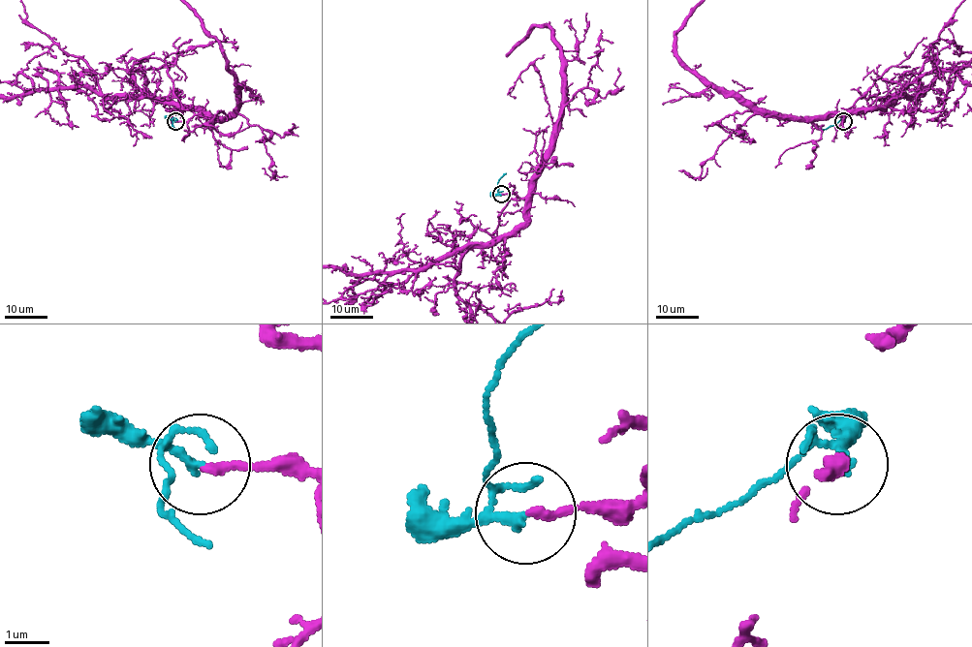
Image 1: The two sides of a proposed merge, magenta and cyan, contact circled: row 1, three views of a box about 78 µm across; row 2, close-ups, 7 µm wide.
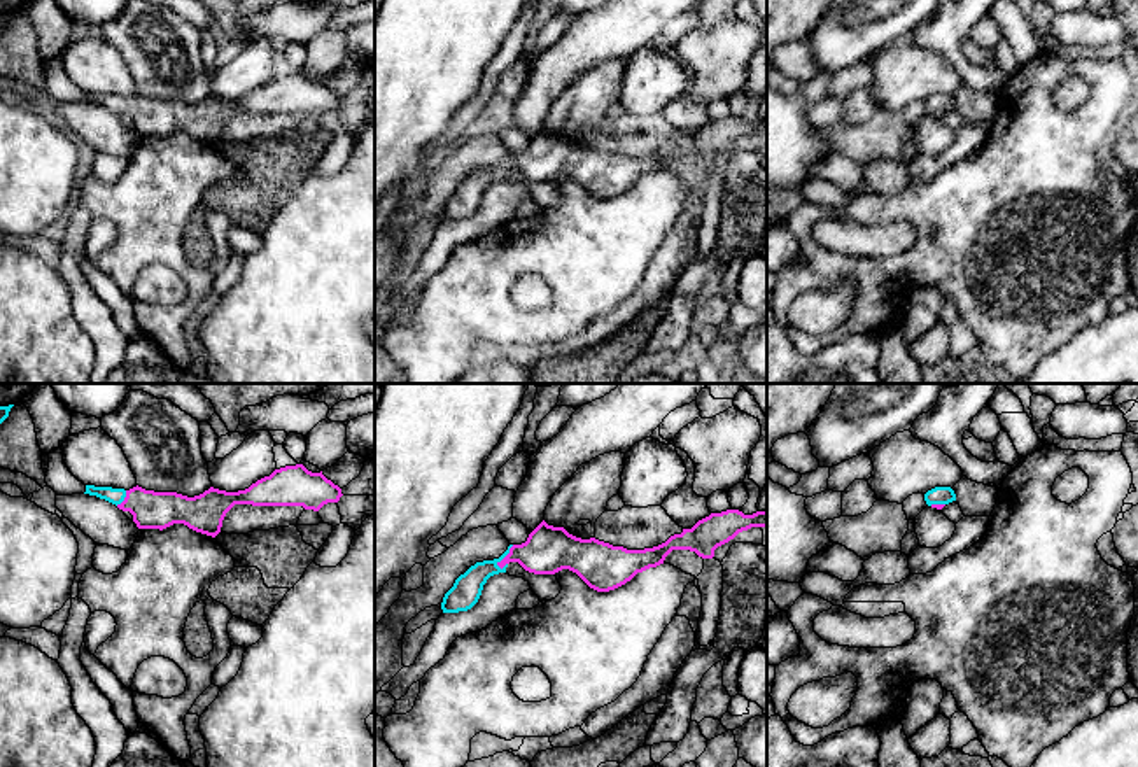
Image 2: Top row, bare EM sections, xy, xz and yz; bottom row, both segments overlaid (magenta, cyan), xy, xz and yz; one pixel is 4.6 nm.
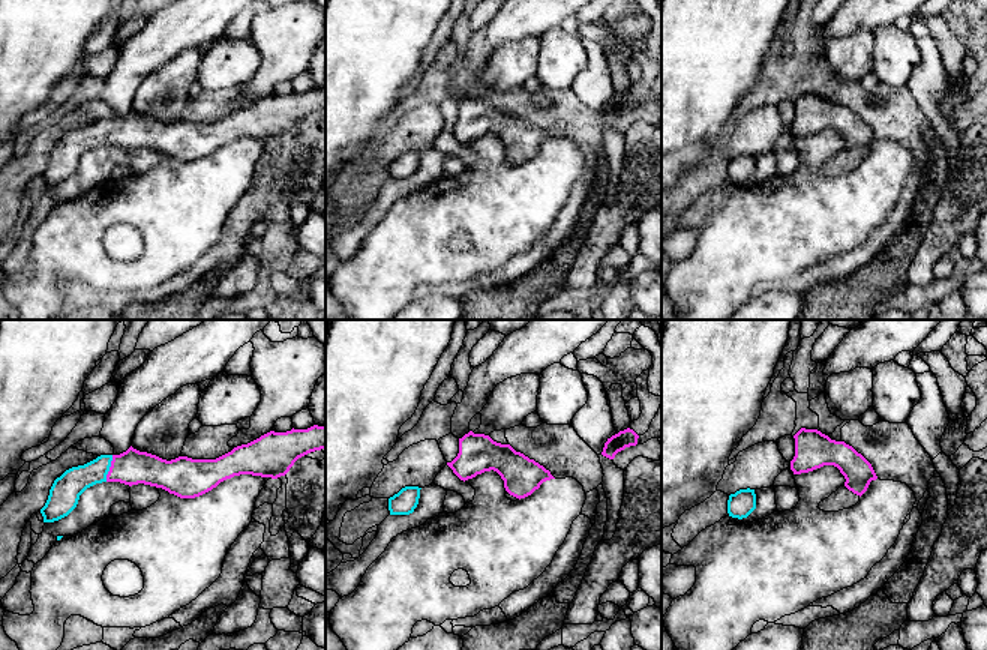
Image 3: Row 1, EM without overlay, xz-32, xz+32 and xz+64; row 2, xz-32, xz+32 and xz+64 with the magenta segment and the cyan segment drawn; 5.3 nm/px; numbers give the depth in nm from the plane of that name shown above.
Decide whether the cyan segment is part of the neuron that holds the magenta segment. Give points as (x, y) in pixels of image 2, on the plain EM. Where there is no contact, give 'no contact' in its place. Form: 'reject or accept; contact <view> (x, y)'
accept; contact xz (505, 165)

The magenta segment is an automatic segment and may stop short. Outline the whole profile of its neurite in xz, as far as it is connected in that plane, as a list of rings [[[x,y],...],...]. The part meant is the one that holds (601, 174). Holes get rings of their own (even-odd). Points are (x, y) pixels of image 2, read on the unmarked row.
[[[739,117],[711,121],[692,137],[683,137],[681,142],[671,144],[658,154],[627,158],[595,145],[576,145],[564,135],[553,135],[543,128],[525,151],[509,152],[499,166],[476,170],[460,182],[445,201],[441,217],[443,221],[471,217],[478,210],[487,187],[506,180],[509,170],[518,170],[534,182],[555,182],[569,177],[590,196],[609,200],[630,189],[637,180],[664,172],[672,158],[690,158],[702,166],[713,166],[718,154],[751,135],[767,135],[767,119],[753,123],[744,123]]]

